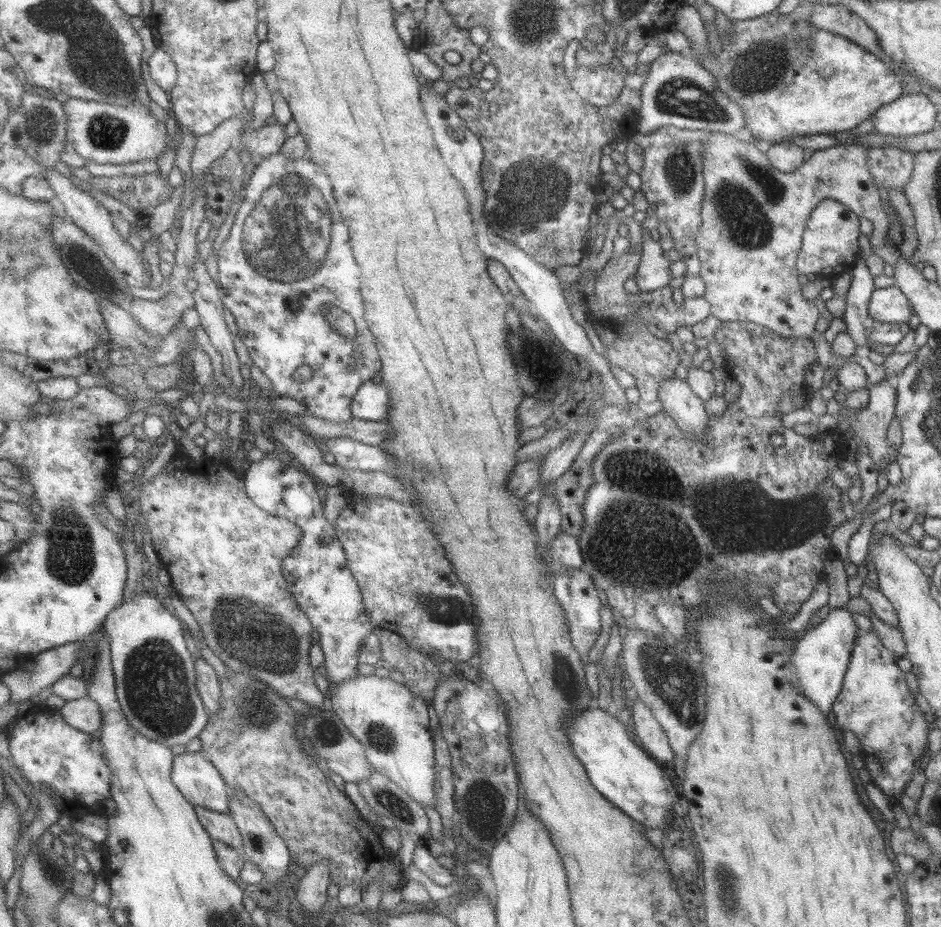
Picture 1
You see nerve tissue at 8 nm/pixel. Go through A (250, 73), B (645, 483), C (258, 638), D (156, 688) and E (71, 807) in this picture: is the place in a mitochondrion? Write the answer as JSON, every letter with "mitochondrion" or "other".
{"A":"other","B":"mitochondrion","C":"mitochondrion","D":"mitochondrion","E":"other"}

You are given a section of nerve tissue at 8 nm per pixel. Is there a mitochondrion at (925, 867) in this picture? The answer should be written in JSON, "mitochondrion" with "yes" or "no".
{"mitochondrion":"no"}

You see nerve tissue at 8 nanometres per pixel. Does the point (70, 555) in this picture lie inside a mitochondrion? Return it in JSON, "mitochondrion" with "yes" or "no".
{"mitochondrion":"yes"}

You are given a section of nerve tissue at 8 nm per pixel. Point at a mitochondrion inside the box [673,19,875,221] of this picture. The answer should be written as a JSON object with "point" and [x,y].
{"point":[757,68]}

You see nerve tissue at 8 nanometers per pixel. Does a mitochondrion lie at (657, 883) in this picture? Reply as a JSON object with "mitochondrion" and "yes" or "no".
{"mitochondrion":"no"}

